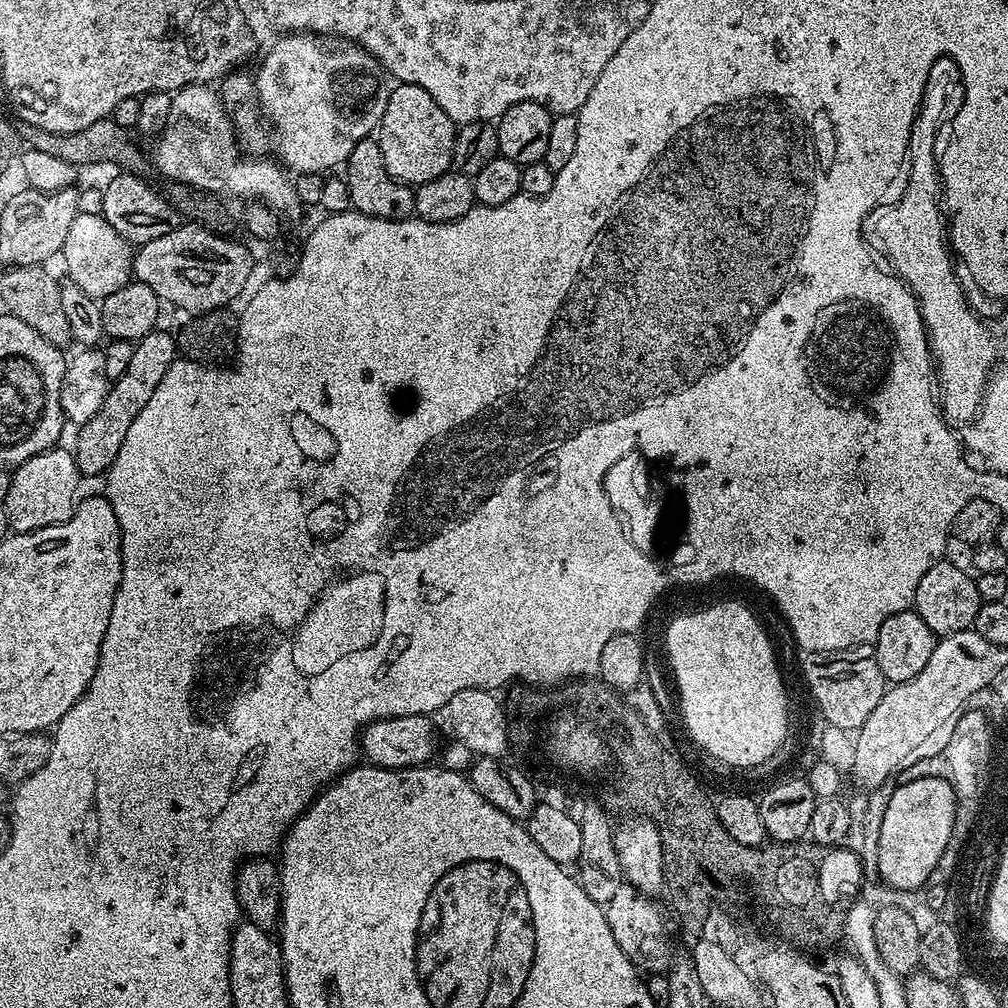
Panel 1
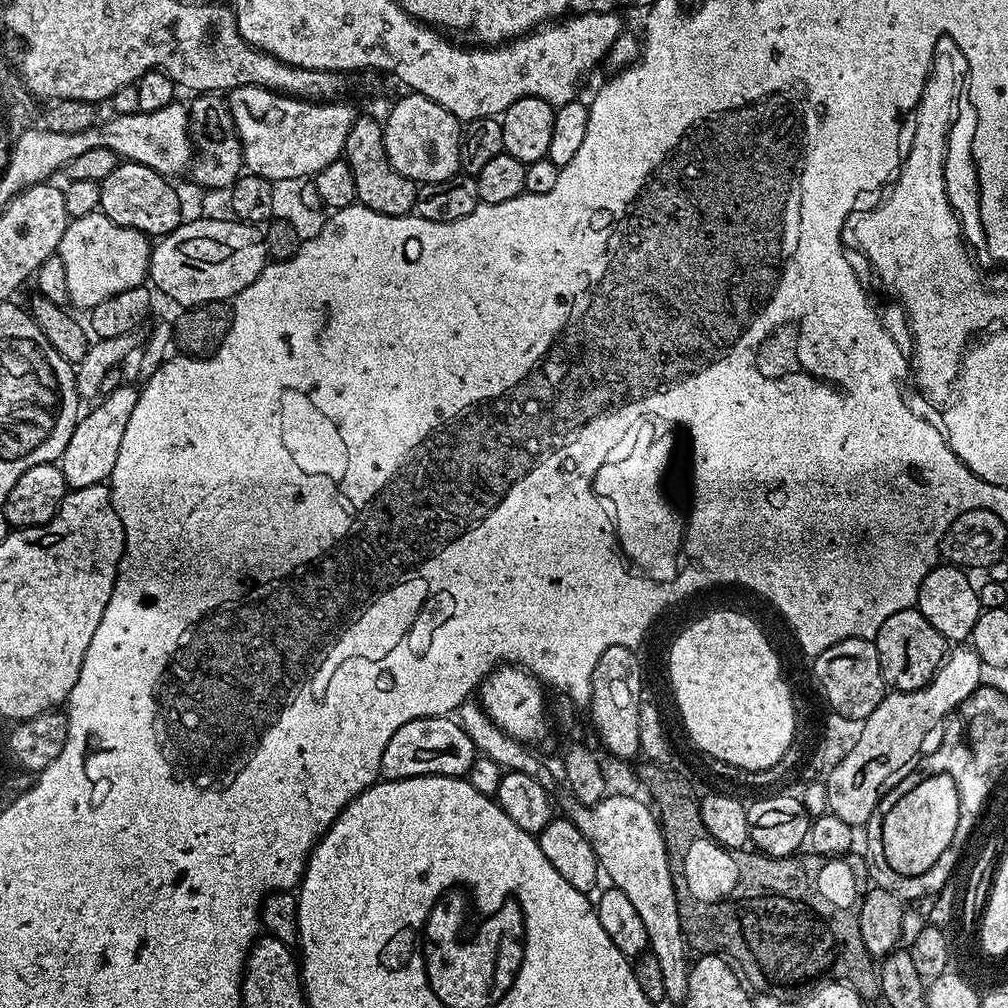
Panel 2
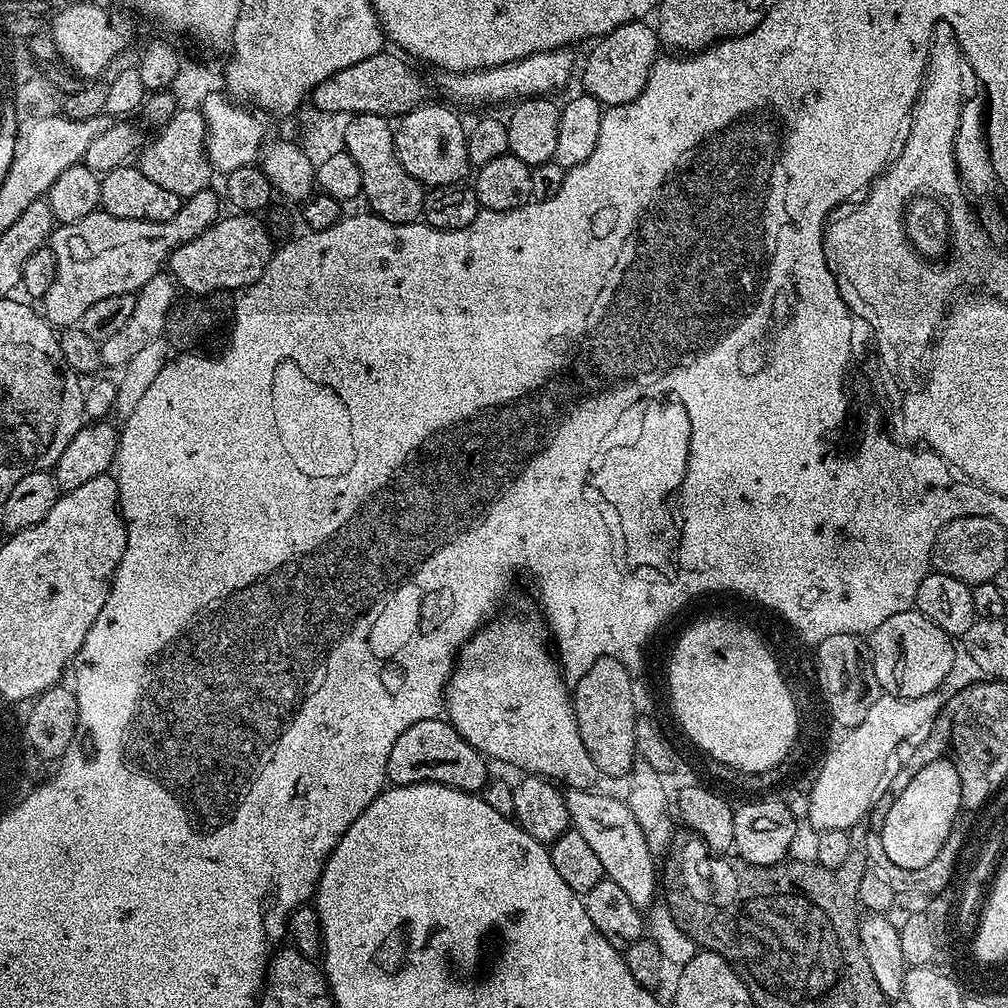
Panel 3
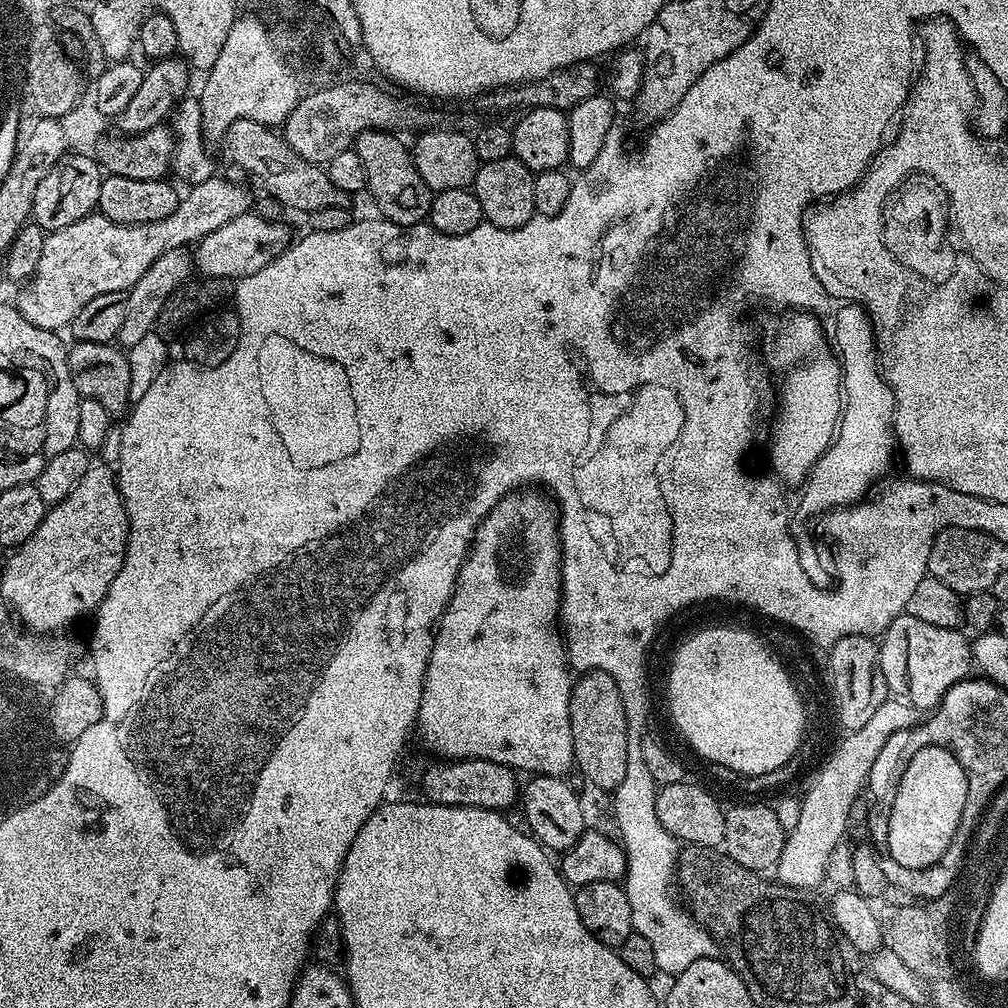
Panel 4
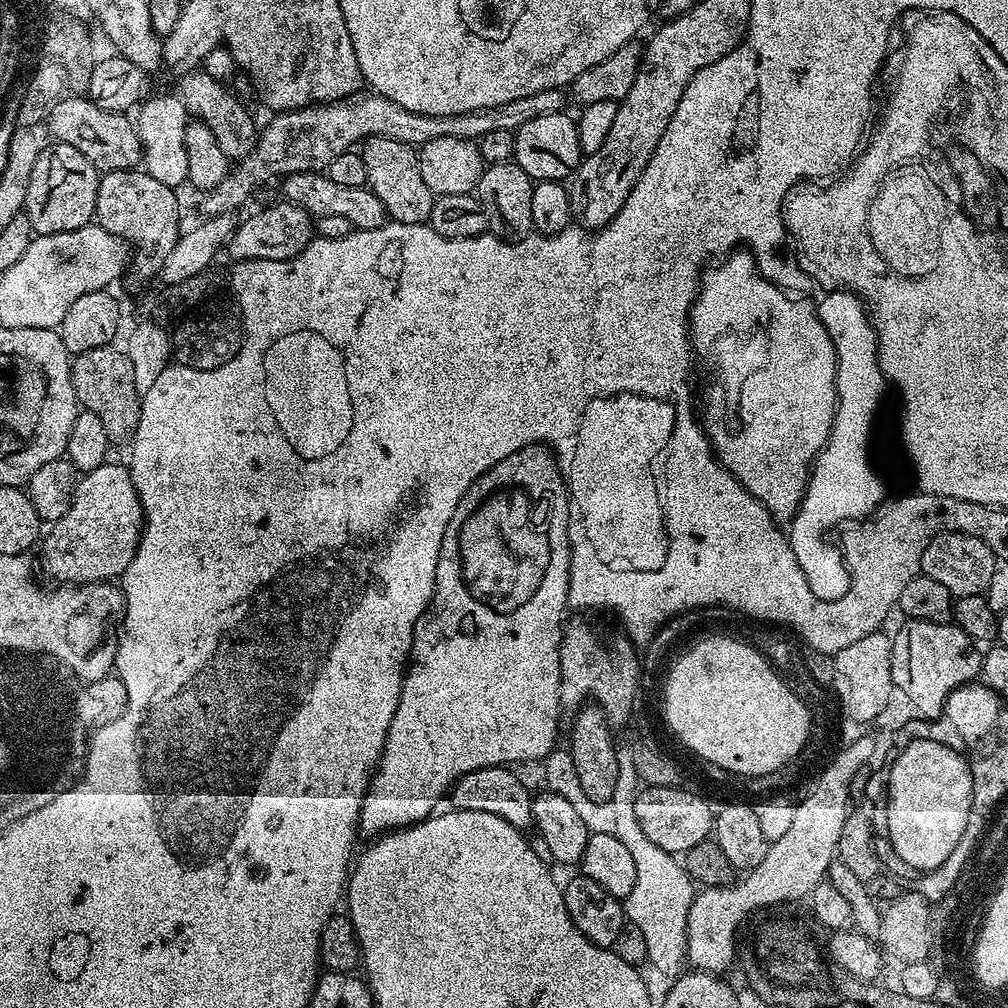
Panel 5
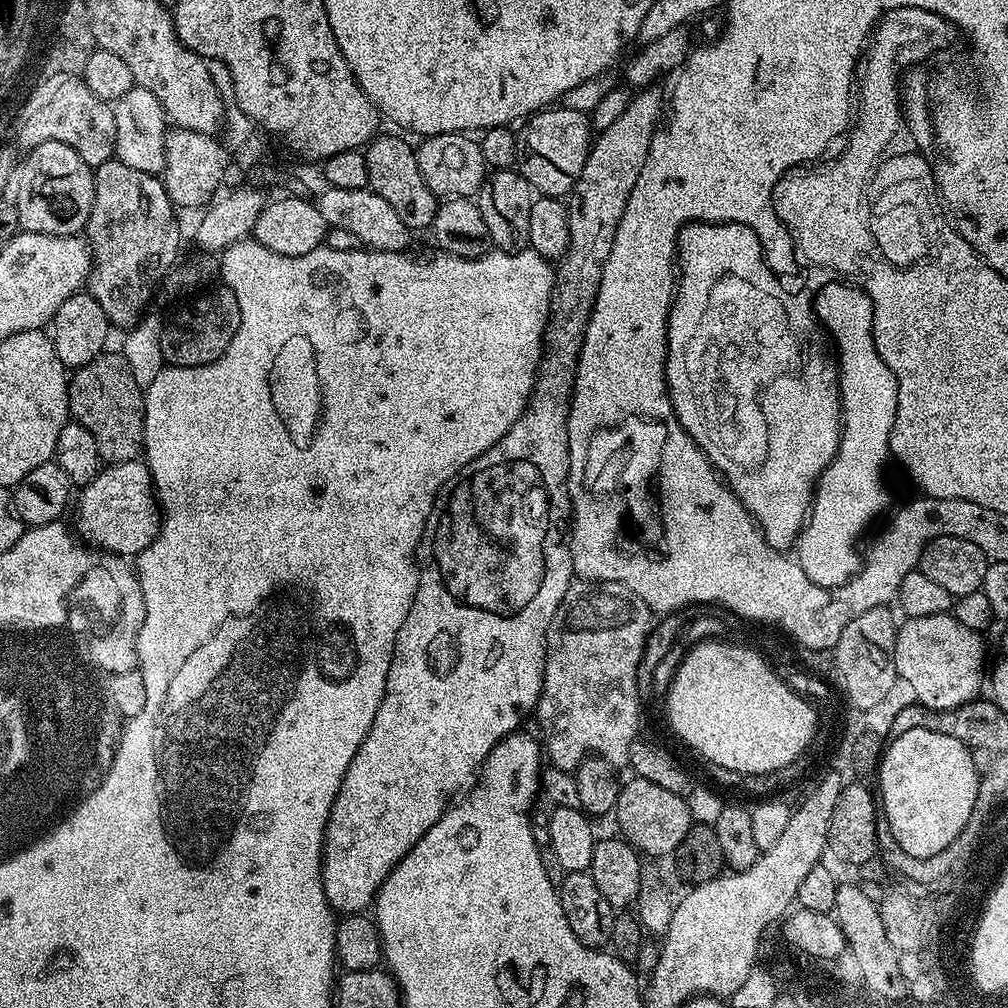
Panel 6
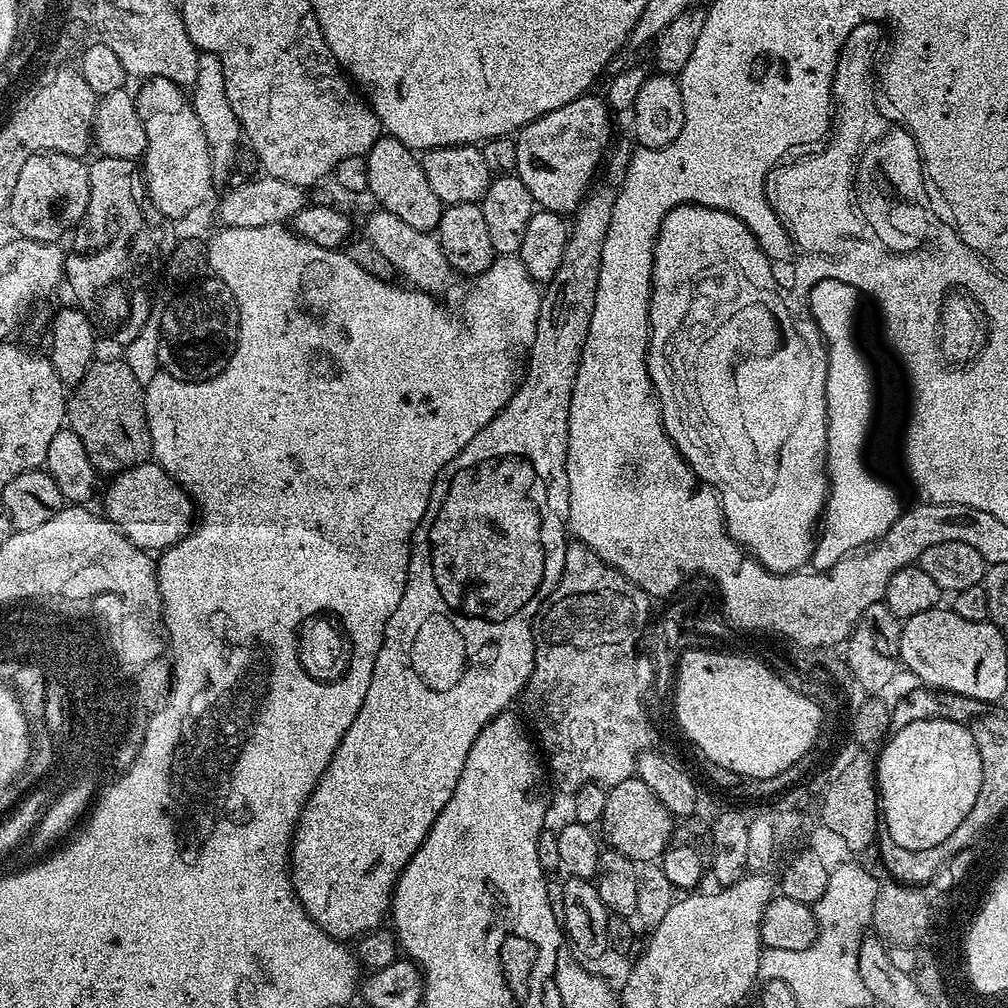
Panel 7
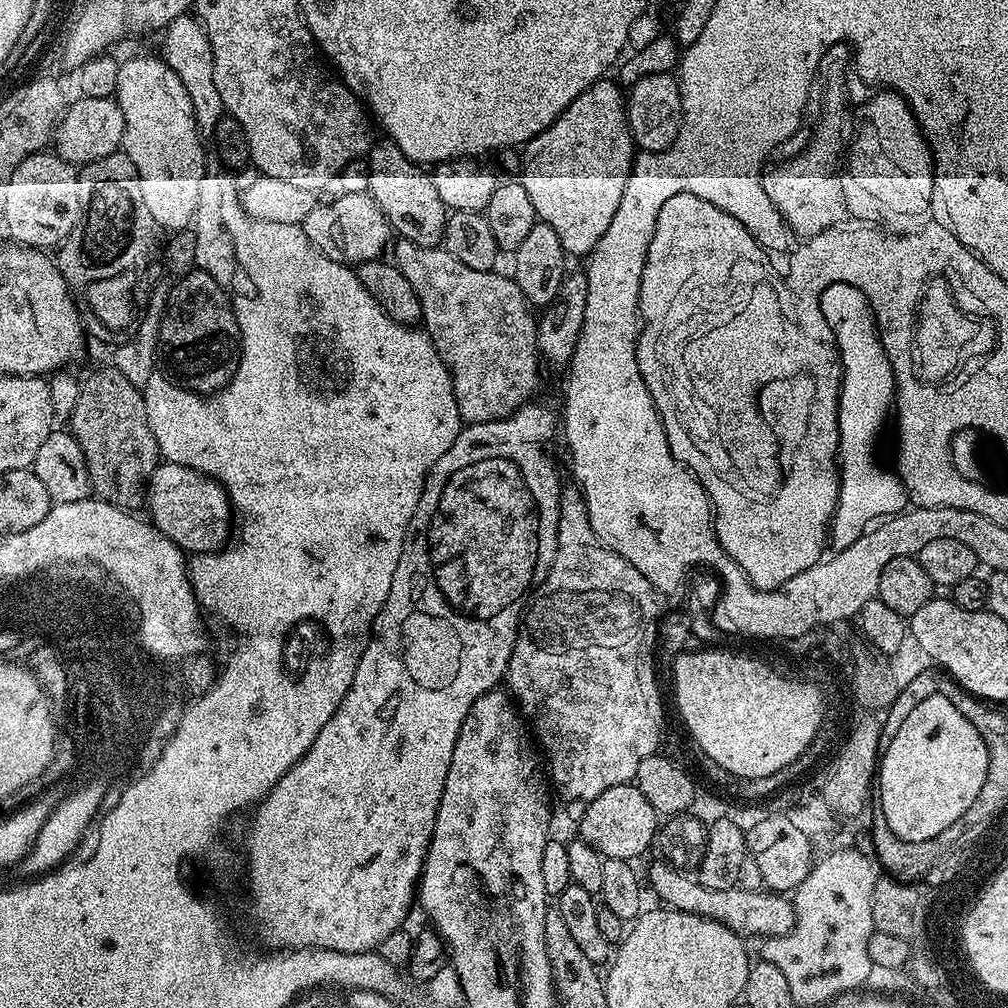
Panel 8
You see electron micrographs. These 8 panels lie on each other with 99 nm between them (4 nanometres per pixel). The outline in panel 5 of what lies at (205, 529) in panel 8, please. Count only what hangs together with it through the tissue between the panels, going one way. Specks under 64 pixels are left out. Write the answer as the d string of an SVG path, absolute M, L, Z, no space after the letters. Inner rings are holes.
M105 462L77 479L70 510L47 529L38 564L64 586L112 582L124 575L144 531L144 507L123 463Z

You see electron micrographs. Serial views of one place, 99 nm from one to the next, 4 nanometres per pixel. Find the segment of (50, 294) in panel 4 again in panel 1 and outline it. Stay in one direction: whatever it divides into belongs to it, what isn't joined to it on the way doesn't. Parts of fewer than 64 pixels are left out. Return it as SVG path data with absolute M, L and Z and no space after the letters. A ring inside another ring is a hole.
M80 214L74 218L74 226L70 226L70 234L66 234L66 242L62 253L62 261L68 267L67 279L73 280L86 294L103 298L114 294L114 290L122 290L133 279L133 245L110 222L106 222L101 214Z

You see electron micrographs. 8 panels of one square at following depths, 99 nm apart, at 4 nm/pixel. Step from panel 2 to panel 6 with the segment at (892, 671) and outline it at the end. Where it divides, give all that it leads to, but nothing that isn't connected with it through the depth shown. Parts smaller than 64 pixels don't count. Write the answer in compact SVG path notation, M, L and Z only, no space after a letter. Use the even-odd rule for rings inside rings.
M952 614L905 619L896 633L894 658L897 677L909 681L914 686L919 703L935 713L966 704L986 684L984 644L980 640L983 640L981 633L966 630L966 626L962 626L962 622L958 622Z

